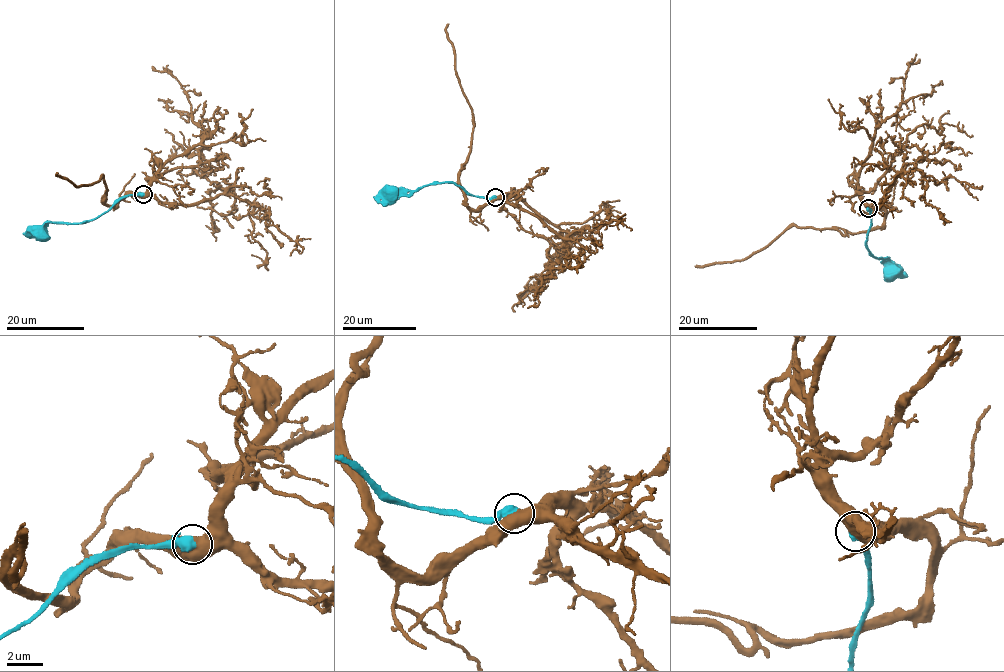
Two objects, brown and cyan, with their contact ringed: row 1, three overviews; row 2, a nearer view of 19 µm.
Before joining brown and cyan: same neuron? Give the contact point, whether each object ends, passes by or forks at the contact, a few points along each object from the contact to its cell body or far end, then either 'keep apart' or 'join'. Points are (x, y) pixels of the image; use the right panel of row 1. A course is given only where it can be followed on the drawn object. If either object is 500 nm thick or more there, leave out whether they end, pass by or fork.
place (868, 208); course brown (868, 208), (885, 212), (879, 227), (849, 234), (841, 228), (788, 226), (767, 246), (743, 259), (695, 266); course cyan (868, 208), (871, 224), (867, 237), (868, 249), (877, 259), (886, 261), (893, 272); join

